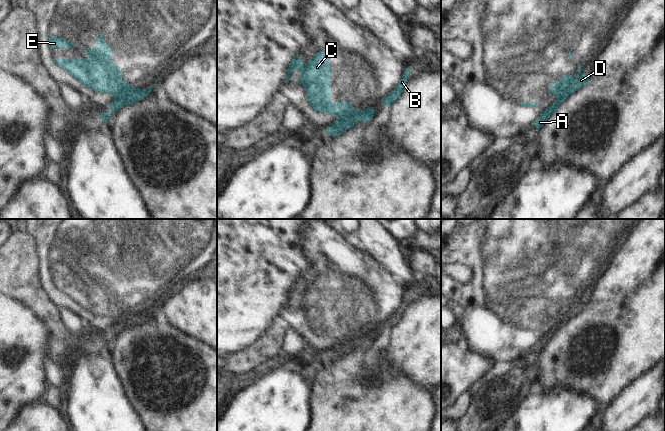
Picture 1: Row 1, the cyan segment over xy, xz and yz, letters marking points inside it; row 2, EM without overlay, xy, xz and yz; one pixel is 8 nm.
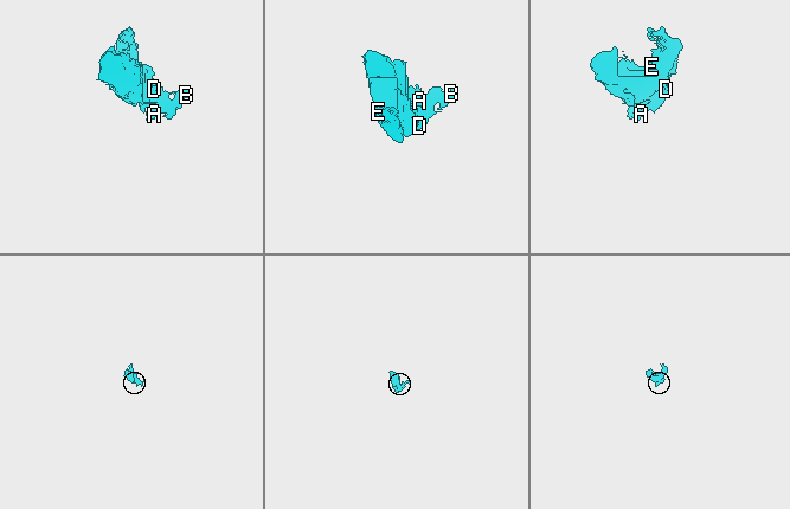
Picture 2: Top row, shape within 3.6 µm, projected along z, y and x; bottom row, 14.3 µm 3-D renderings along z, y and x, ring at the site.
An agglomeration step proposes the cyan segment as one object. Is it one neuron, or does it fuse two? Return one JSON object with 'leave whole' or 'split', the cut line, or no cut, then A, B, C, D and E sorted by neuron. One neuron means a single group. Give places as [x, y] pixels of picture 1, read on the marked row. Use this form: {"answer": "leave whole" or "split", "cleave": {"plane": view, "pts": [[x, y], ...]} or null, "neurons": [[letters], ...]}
{"answer": "split", "cleave": {"plane": "xz", "pts": [[359, 110], [347, 112], [344, 115], [344, 119]]}, "neurons": [["A", "B"], ["C", "D", "E"]]}

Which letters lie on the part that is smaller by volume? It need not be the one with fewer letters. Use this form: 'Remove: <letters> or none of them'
Remove: A, B

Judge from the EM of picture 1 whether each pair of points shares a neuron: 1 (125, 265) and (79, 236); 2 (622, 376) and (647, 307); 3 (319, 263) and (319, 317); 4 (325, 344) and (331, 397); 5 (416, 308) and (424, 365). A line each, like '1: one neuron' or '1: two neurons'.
1: one neuron
2: one neuron
3: one neuron
4: two neurons
5: one neuron

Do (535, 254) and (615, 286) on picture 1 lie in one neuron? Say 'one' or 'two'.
two

